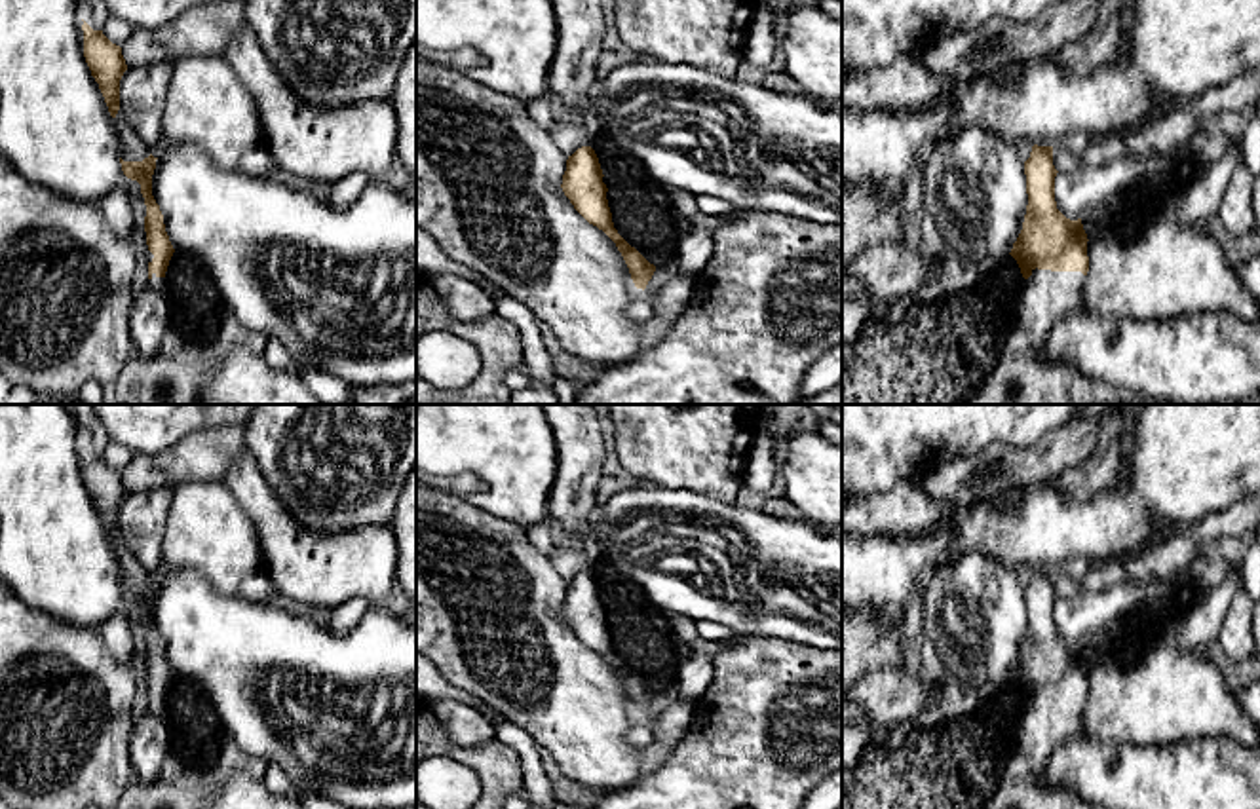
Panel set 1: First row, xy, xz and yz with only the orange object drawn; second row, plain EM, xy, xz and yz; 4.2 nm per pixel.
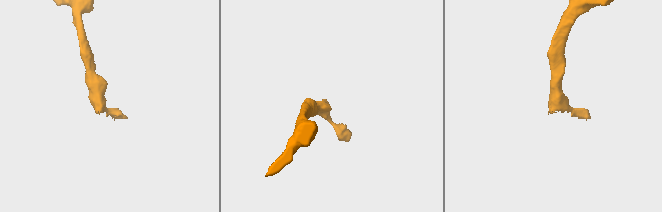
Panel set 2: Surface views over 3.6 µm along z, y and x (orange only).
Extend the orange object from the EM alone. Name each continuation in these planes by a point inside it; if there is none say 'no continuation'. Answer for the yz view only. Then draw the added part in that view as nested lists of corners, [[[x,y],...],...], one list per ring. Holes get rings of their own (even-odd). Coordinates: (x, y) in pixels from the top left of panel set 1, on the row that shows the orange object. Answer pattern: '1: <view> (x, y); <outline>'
1: yz (1046, 297); [[[1036,268],[1028,279],[1022,279],[1017,319],[1036,359],[1045,346],[1049,332],[1060,319],[1072,313],[1089,313],[1083,289],[1085,275],[1081,272],[1051,272]]]

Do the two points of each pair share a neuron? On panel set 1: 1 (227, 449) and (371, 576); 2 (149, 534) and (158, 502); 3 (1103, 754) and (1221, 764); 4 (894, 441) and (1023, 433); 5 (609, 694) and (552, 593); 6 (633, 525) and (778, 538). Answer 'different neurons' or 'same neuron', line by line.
1: different neurons
2: same neuron
3: same neuron
4: same neuron
5: same neuron
6: same neuron

